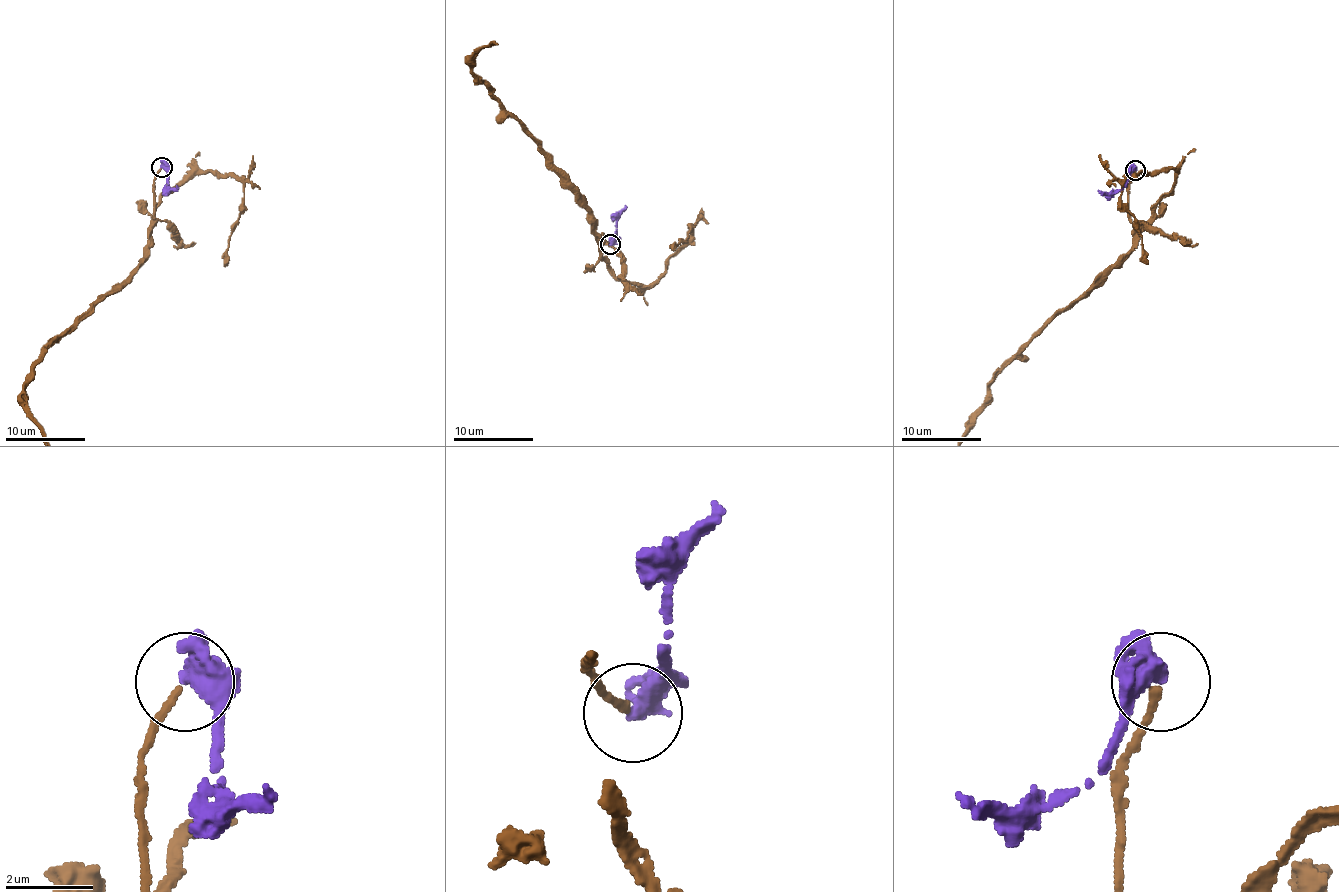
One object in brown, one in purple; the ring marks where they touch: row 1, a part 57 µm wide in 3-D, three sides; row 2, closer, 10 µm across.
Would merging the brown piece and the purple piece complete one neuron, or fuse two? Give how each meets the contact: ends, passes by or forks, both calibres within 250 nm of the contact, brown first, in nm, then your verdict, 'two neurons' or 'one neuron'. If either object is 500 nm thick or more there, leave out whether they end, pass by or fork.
calibres 150 and 500 nm; one neuron

